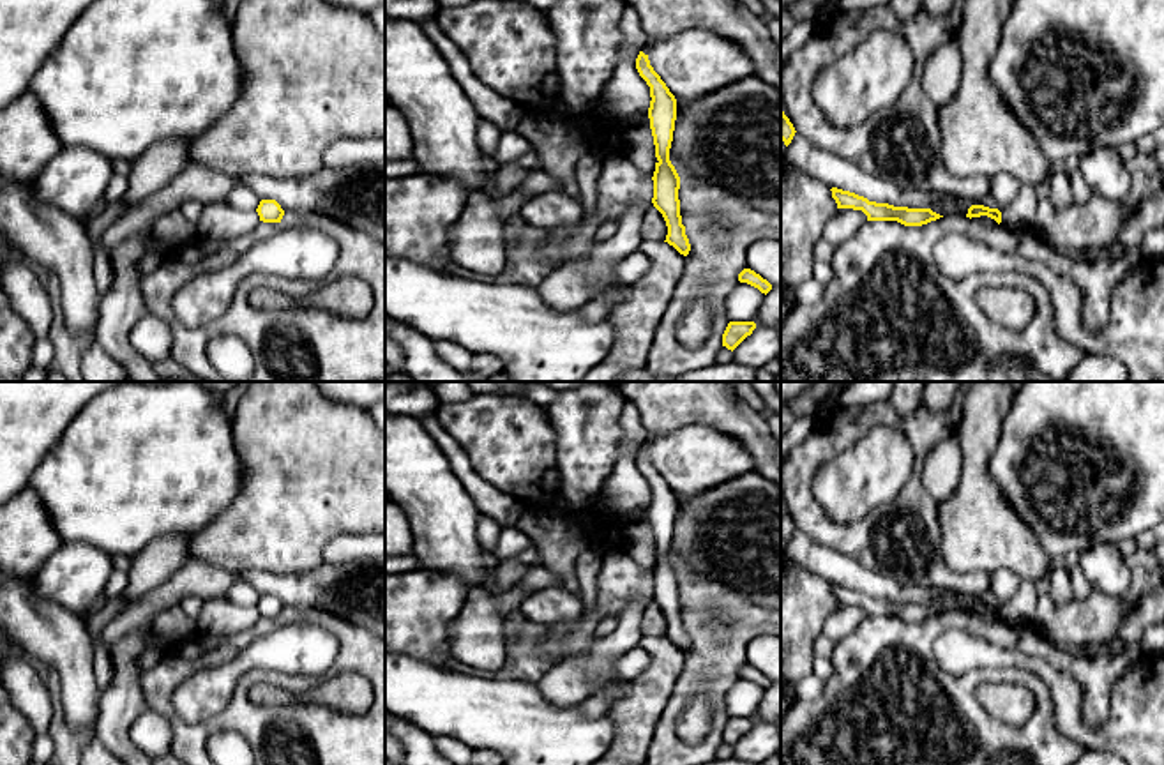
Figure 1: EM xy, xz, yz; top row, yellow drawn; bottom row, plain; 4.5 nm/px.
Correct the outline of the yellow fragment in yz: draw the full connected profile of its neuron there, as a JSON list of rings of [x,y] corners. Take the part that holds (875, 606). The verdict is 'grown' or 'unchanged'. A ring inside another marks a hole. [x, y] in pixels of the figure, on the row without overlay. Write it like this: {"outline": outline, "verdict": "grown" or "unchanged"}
{"outline": [[[832,583],[830,587],[832,594],[837,599],[837,604],[862,606],[867,611],[867,617],[897,617],[904,622],[922,622],[943,613],[933,608],[931,604],[908,604],[894,602],[888,599],[876,599],[869,597],[864,592],[837,583]]], "verdict": "unchanged"}

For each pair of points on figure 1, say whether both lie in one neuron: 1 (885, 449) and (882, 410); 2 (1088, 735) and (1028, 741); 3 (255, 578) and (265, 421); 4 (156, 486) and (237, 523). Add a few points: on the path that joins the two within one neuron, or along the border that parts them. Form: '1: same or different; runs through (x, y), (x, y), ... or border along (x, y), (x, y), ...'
1: different; border along (866, 430), (898, 428), (912, 456)
2: different; border along (1053, 725), (1081, 746)
3: different; border along (297, 571), (235, 573)
4: different; border along (244, 479), (237, 499), (191, 537)

